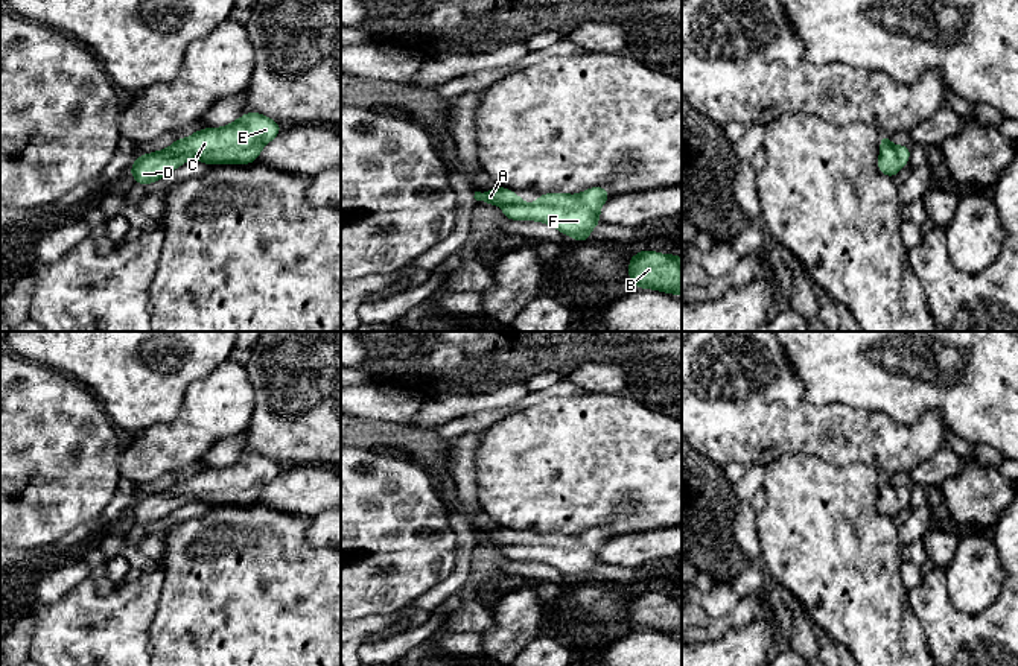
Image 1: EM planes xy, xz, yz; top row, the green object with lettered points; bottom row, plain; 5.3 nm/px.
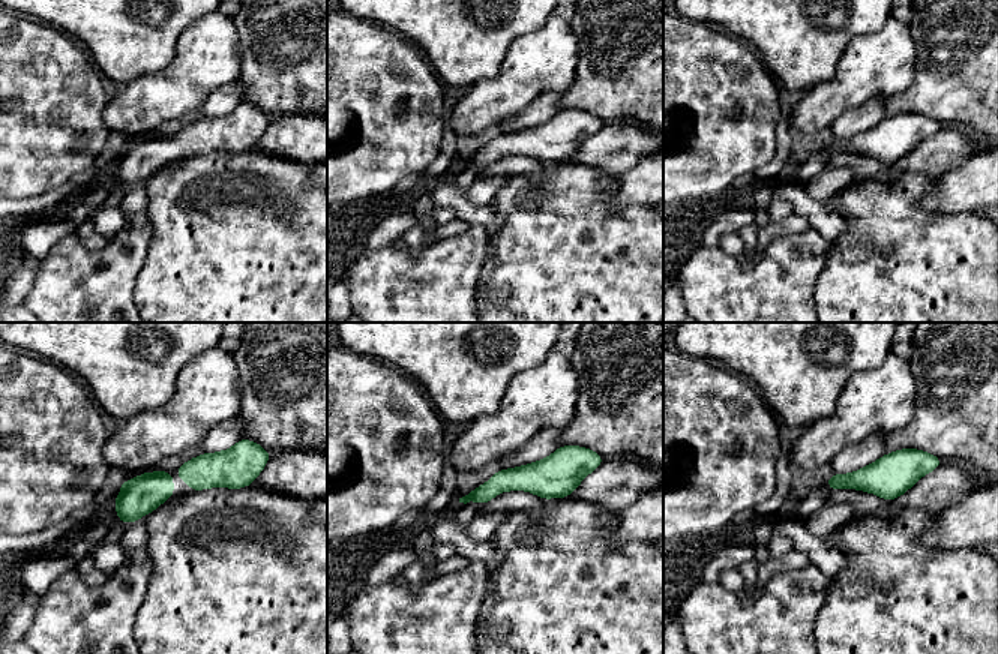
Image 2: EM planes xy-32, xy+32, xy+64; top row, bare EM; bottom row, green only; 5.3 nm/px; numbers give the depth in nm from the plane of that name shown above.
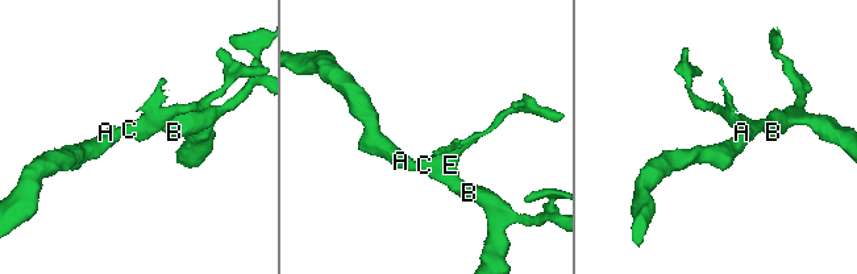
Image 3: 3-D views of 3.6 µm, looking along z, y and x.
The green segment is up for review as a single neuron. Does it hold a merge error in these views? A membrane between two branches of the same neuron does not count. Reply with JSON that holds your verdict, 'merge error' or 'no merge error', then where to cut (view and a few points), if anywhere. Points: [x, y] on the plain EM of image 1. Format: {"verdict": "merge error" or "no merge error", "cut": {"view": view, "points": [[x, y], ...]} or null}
{"verdict": "no merge error", "cut": null}

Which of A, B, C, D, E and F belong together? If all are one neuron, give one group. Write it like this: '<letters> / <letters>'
A B C D E F

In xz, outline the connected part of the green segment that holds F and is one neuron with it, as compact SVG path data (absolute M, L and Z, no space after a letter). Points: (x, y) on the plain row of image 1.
M495 528L485 534L475 532L476 541L498 546L504 550L504 558L511 561L536 561L545 563L560 572L560 575L572 576L577 584L589 581L589 573L601 564L600 550L610 540L606 528L590 528L578 535L568 534L543 534L533 544L525 544L522 537L513 534L513 529Z

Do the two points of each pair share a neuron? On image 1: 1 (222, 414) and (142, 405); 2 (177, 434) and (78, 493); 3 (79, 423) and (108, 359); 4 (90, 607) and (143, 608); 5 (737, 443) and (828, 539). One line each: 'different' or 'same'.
1: different
2: different
3: different
4: same
5: different

